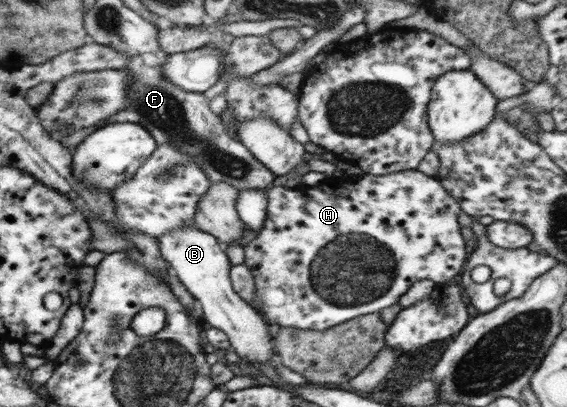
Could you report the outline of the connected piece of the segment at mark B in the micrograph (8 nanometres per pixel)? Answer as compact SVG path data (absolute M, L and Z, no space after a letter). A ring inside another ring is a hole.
M197 227L168 231L160 235L158 241L160 256L167 261L168 267L176 272L176 277L197 301L201 319L224 331L231 349L240 358L250 361L251 364L270 365L270 359L276 352L275 348L272 348L270 326L260 317L258 311L234 292L229 278L232 265L221 243Z

